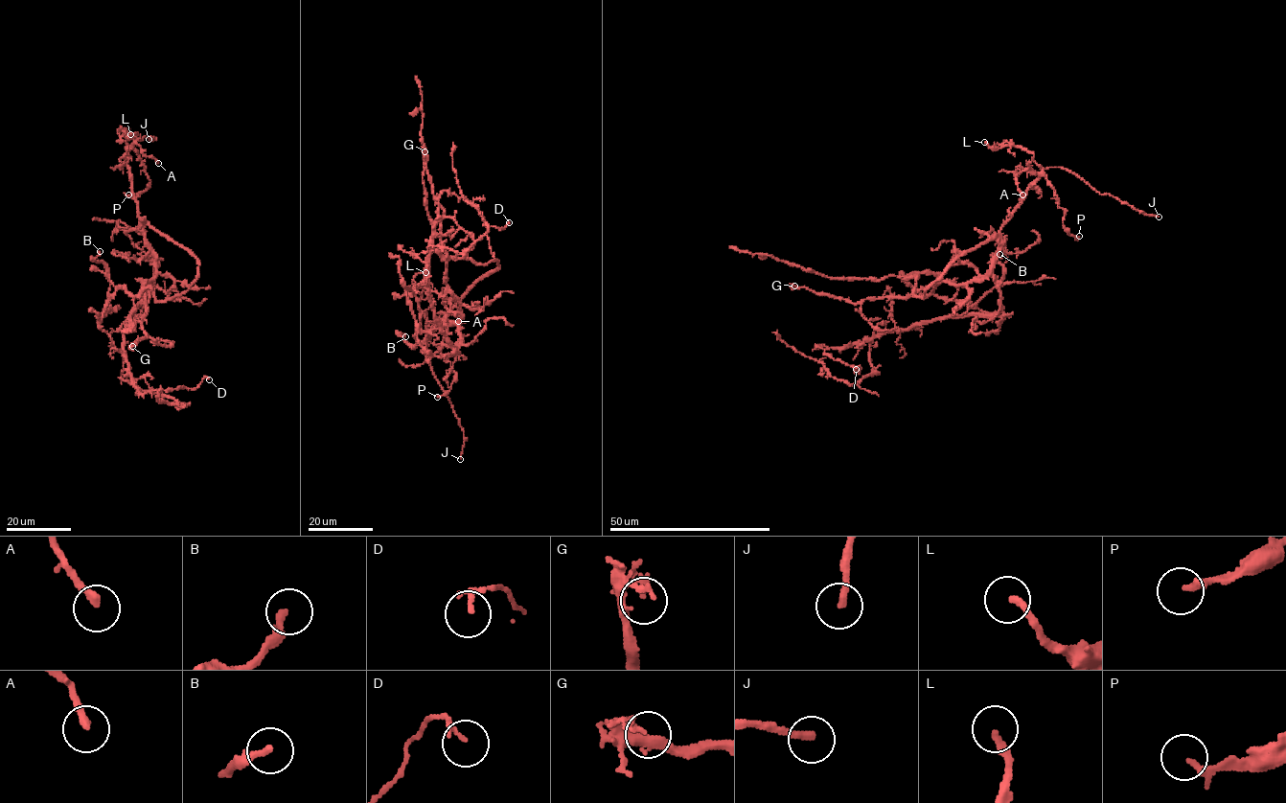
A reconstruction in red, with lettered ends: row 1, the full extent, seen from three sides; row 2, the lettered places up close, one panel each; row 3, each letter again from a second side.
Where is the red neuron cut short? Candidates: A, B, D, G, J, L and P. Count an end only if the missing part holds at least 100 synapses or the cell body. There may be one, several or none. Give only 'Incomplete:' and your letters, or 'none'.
Incomplete: J

